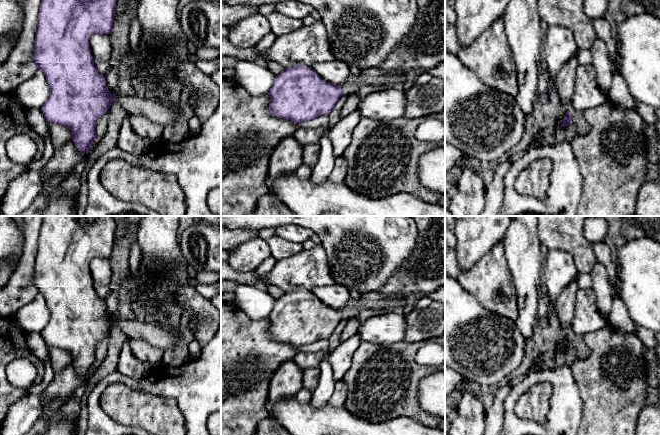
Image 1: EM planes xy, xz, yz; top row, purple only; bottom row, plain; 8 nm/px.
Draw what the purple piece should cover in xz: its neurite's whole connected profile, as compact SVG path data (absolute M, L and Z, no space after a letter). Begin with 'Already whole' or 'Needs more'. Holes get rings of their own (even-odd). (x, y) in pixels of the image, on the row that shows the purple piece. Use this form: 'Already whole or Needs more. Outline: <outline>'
Needs more. Outline: M445 61L427 71L411 71L398 76L389 76L377 68L368 68L362 70L356 80L347 80L342 85L326 82L312 67L295 64L284 68L276 76L268 92L269 111L273 116L294 123L329 116L342 95L348 96L367 85L415 81L424 72L445 81Z

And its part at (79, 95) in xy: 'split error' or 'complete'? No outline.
complete

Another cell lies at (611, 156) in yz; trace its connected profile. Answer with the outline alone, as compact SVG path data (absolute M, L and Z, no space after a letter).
M601 91L606 95L607 102L584 110L584 118L590 129L584 135L576 134L572 142L573 153L583 177L583 193L577 216L632 216L635 214L639 189L647 174L645 155L647 139L644 132L648 124L636 110L616 105L607 92Z

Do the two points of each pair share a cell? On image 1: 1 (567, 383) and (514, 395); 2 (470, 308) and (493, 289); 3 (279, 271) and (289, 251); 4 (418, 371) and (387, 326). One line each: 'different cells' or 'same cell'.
1: same cell
2: different cells
3: different cells
4: different cells

